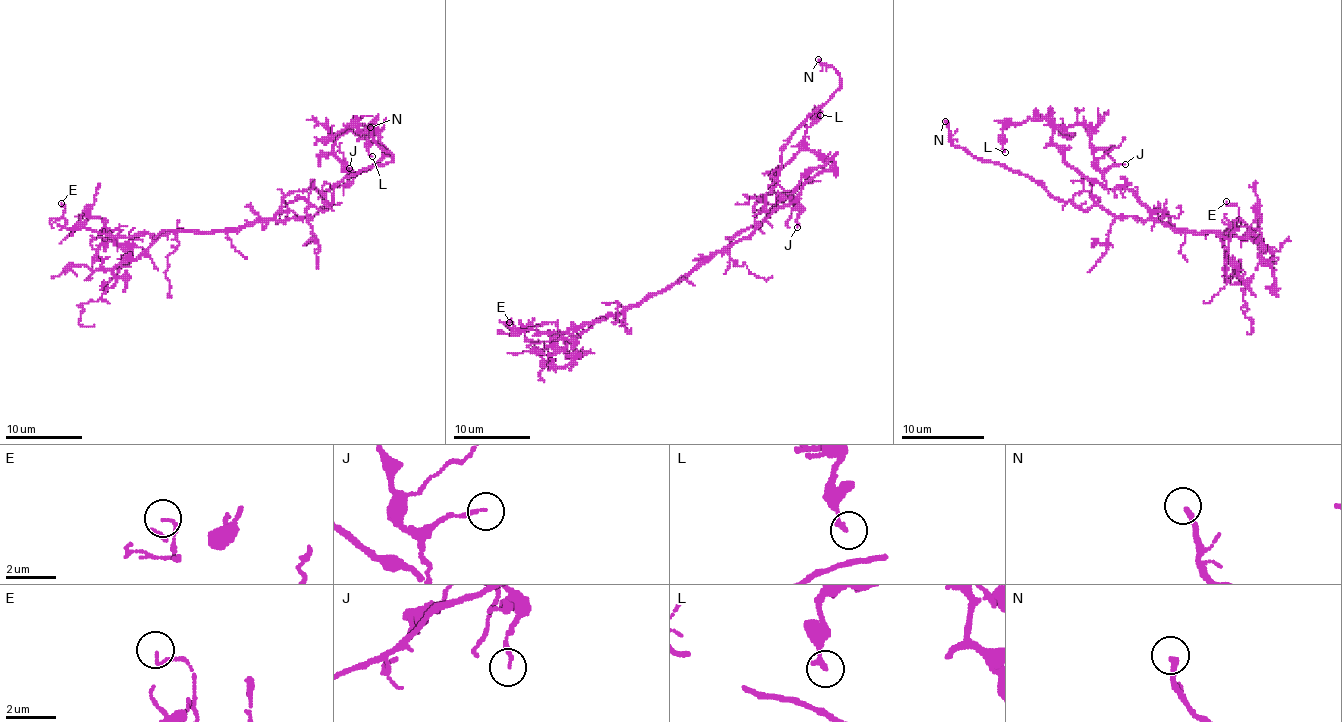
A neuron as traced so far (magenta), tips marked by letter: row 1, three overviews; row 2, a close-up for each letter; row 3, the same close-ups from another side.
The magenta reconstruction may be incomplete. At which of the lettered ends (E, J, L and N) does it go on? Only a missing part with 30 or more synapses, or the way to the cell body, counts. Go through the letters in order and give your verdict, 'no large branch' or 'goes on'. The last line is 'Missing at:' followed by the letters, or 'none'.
E: no large branch
J: no large branch
L: no large branch
N: goes on
Missing at: N

